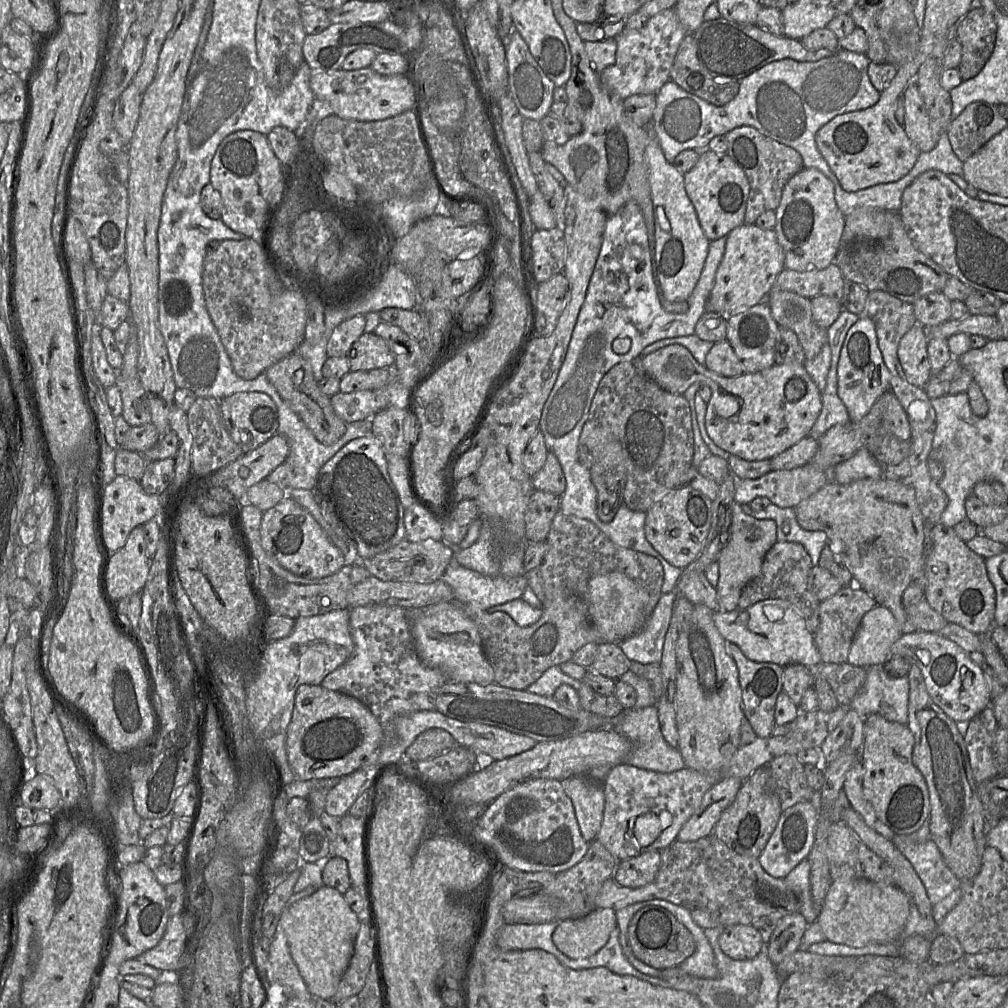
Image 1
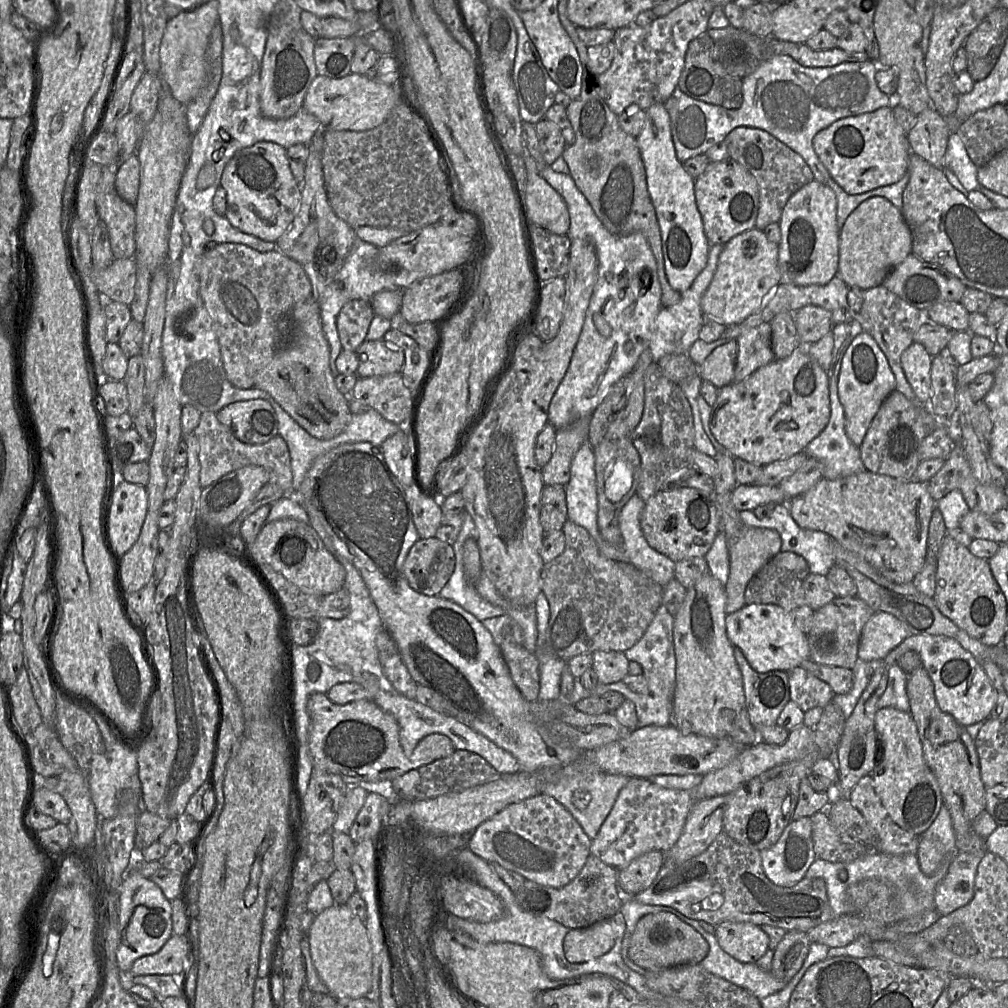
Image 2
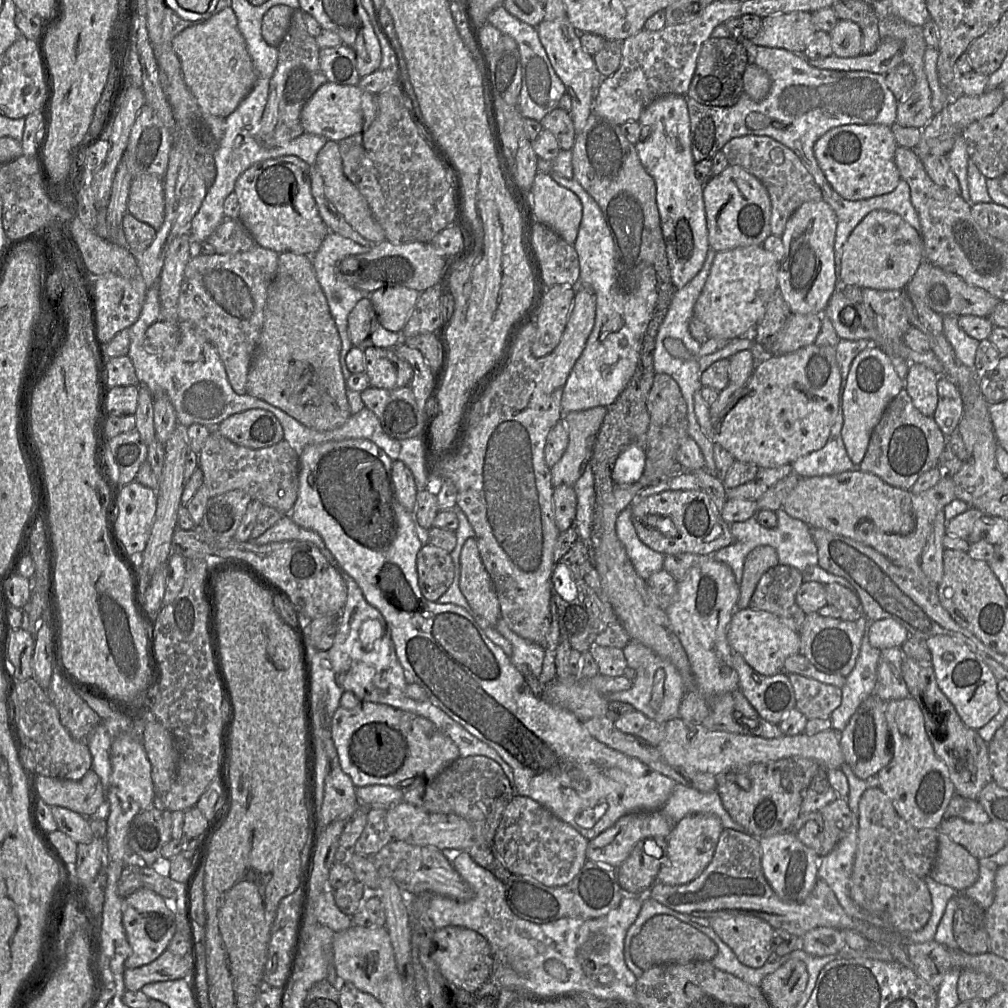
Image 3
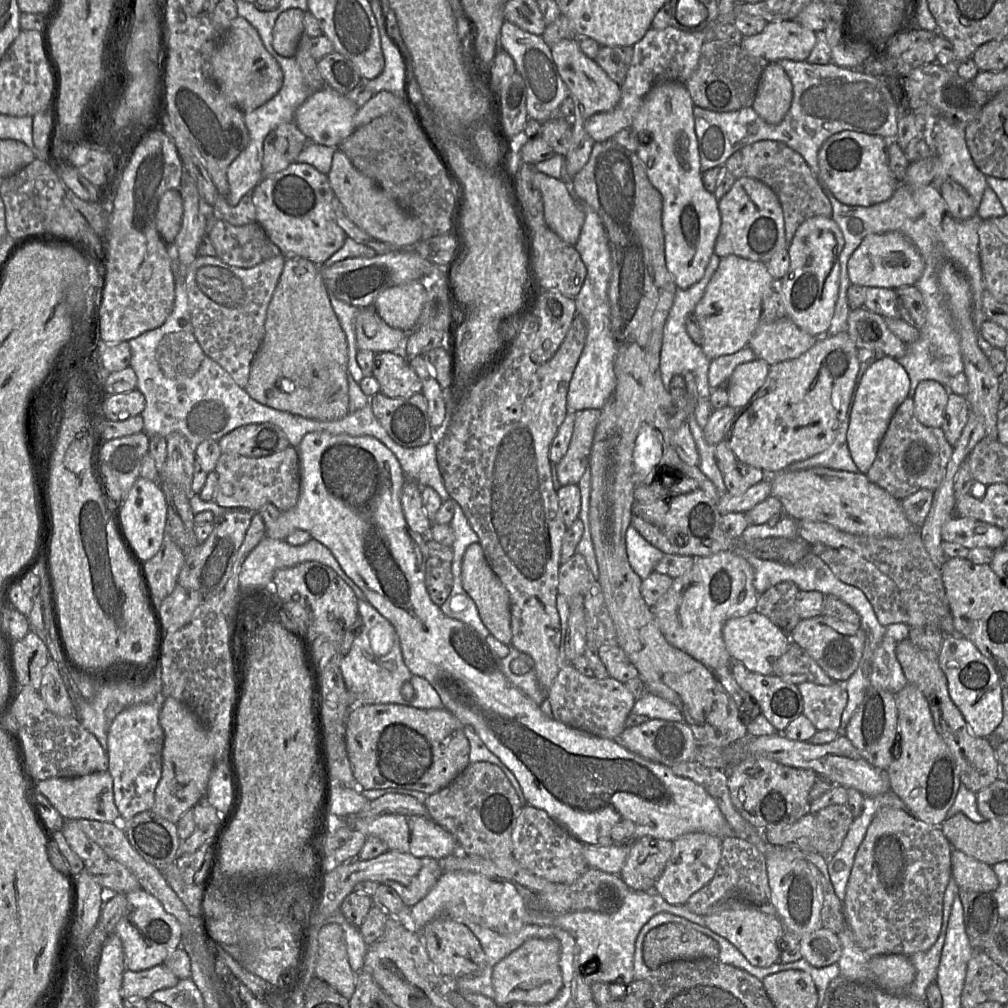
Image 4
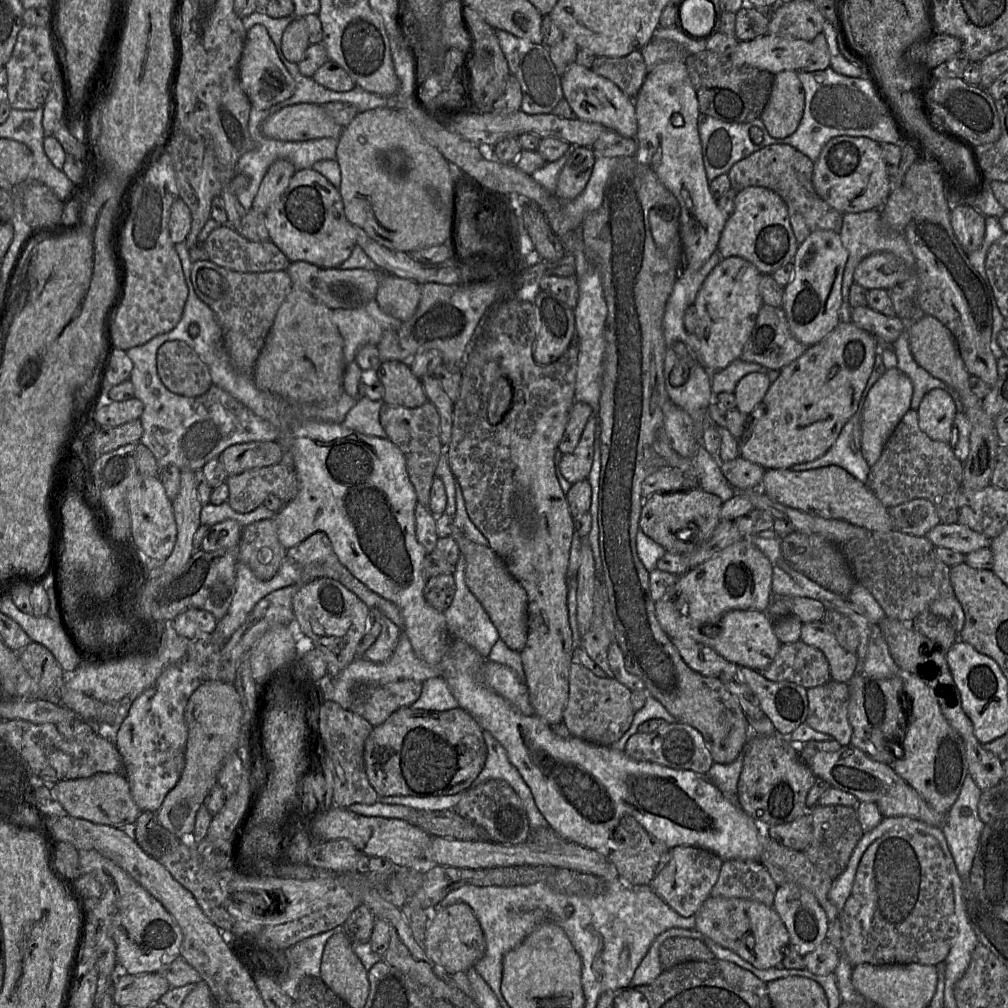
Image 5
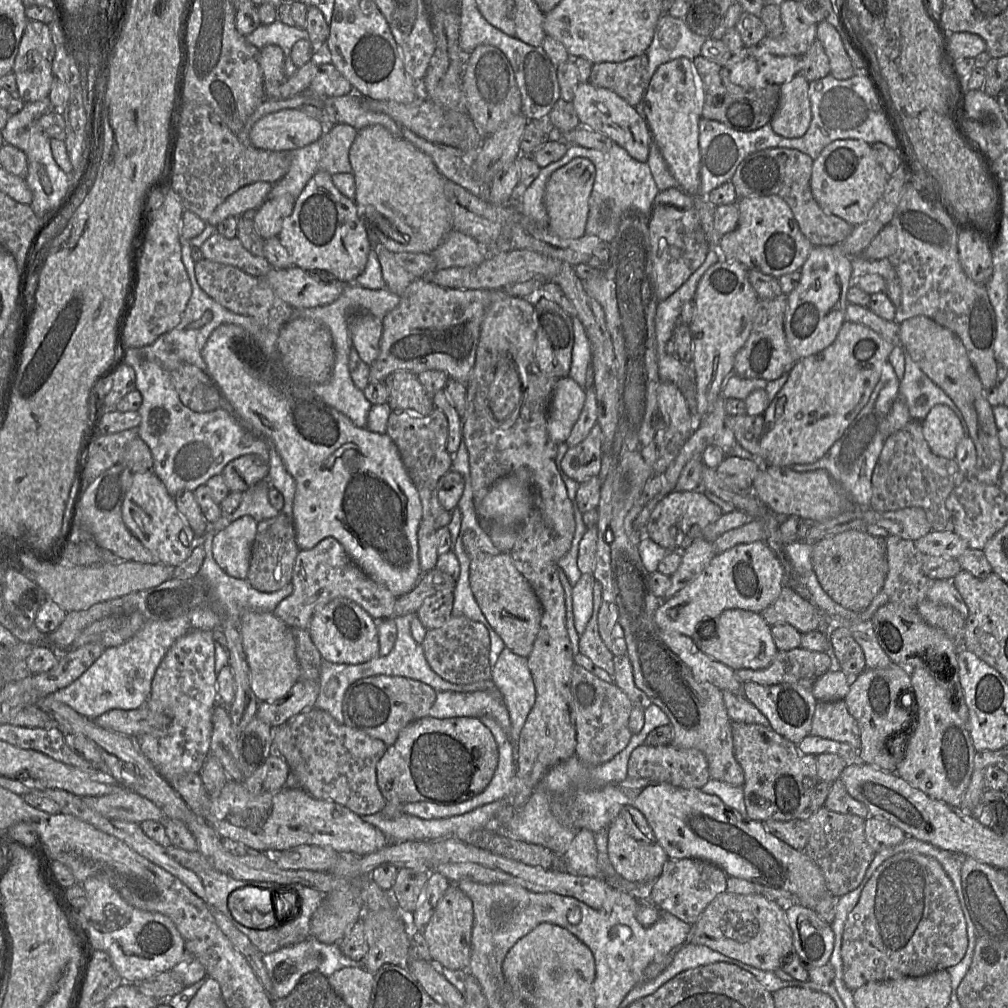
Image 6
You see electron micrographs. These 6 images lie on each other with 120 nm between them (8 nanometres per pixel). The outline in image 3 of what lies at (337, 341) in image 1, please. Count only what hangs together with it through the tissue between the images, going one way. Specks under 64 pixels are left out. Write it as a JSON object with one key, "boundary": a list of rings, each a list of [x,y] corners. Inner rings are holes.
{"boundary":[[[370,297],[358,301],[348,315],[347,330],[353,347],[369,338],[379,324]]]}

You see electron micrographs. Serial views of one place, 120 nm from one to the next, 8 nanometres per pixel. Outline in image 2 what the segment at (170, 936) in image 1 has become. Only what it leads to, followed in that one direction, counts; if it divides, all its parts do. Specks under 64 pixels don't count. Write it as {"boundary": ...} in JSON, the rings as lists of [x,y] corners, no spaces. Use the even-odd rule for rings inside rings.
{"boundary":[[[172,935],[160,951],[155,954],[143,956],[137,959],[133,963],[130,971],[124,972],[130,972],[130,974],[133,976],[172,975],[181,978],[185,973],[187,963],[188,953],[185,938],[183,937],[183,935]]]}

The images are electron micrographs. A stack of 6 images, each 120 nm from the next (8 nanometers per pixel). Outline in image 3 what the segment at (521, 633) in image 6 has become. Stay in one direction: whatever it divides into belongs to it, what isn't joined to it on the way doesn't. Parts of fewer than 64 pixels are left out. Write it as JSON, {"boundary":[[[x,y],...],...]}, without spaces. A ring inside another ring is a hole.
{"boundary":[[[474,537],[464,542],[460,553],[459,588],[475,615],[495,627],[501,618],[499,601]]]}

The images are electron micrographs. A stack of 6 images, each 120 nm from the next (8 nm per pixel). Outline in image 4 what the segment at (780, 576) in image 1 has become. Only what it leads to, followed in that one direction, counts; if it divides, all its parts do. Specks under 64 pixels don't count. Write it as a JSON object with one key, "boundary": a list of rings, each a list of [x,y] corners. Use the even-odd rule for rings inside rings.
{"boundary":[[[780,582],[759,595],[755,611],[790,634],[801,620],[795,608],[798,592],[799,589],[793,582]]]}

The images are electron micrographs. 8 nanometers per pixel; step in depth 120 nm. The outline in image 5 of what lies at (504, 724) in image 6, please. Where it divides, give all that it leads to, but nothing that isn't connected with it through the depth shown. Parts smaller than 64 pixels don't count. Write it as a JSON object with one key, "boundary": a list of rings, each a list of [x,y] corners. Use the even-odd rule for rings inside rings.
{"boundary":[[[441,677],[427,679],[421,685],[422,692],[419,699],[409,708],[434,712],[460,708],[448,685]]]}

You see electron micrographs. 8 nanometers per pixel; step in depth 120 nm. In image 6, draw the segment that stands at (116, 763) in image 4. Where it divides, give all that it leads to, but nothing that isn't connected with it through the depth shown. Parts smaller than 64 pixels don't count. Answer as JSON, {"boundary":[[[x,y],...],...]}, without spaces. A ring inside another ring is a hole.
{"boundary":[[[192,630],[180,637],[169,649],[156,670],[151,692],[145,703],[151,714],[151,731],[135,739],[141,752],[168,781],[182,773],[198,773],[210,755],[213,711],[219,703],[215,668],[215,640],[212,631]]]}

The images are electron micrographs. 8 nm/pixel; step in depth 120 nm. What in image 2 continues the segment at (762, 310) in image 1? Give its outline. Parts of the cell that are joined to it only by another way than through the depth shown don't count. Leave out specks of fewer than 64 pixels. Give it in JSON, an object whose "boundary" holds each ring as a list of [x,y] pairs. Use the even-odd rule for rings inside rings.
{"boundary":[[[763,323],[741,334],[737,339],[734,381],[740,382],[774,359],[771,348],[771,325]]]}

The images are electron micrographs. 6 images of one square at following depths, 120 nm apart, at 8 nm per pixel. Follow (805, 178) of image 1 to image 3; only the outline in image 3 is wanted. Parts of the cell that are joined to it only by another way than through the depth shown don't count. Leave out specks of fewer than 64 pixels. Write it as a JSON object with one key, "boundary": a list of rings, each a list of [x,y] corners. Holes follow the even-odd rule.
{"boundary":[[[824,200],[803,203],[787,221],[781,237],[784,254],[778,271],[778,291],[792,313],[823,314],[837,282],[836,230],[836,214]]]}

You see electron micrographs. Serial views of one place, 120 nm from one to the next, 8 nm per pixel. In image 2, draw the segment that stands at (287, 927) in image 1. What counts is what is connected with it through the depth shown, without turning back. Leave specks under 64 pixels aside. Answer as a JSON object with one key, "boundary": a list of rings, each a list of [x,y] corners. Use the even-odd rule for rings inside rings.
{"boundary":[[[334,904],[314,916],[308,929],[308,942],[317,974],[336,1000],[377,999],[377,990],[372,990],[373,955],[367,930],[347,905]]]}

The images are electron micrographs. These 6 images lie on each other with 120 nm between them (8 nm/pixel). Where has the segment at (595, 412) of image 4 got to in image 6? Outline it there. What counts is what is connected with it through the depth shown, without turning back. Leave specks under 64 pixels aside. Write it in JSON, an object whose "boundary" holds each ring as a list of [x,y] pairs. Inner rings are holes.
{"boundary":[[[598,424],[579,444],[569,447],[561,460],[563,472],[574,481],[598,476],[602,460],[602,433]]]}

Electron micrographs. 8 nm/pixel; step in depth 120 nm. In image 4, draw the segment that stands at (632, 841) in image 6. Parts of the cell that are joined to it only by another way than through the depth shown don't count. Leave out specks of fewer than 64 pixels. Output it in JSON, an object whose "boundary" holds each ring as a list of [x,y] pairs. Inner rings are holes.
{"boundary":[[[645,836],[631,843],[627,859],[619,873],[630,890],[654,892],[654,885],[671,856],[672,842]]]}

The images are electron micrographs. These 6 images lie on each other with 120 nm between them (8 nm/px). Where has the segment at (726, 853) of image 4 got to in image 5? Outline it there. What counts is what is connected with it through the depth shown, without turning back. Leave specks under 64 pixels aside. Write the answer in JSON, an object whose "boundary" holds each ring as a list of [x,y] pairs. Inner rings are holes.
{"boundary":[[[729,859],[722,863],[710,896],[742,898],[773,907],[777,885],[758,860]]]}

